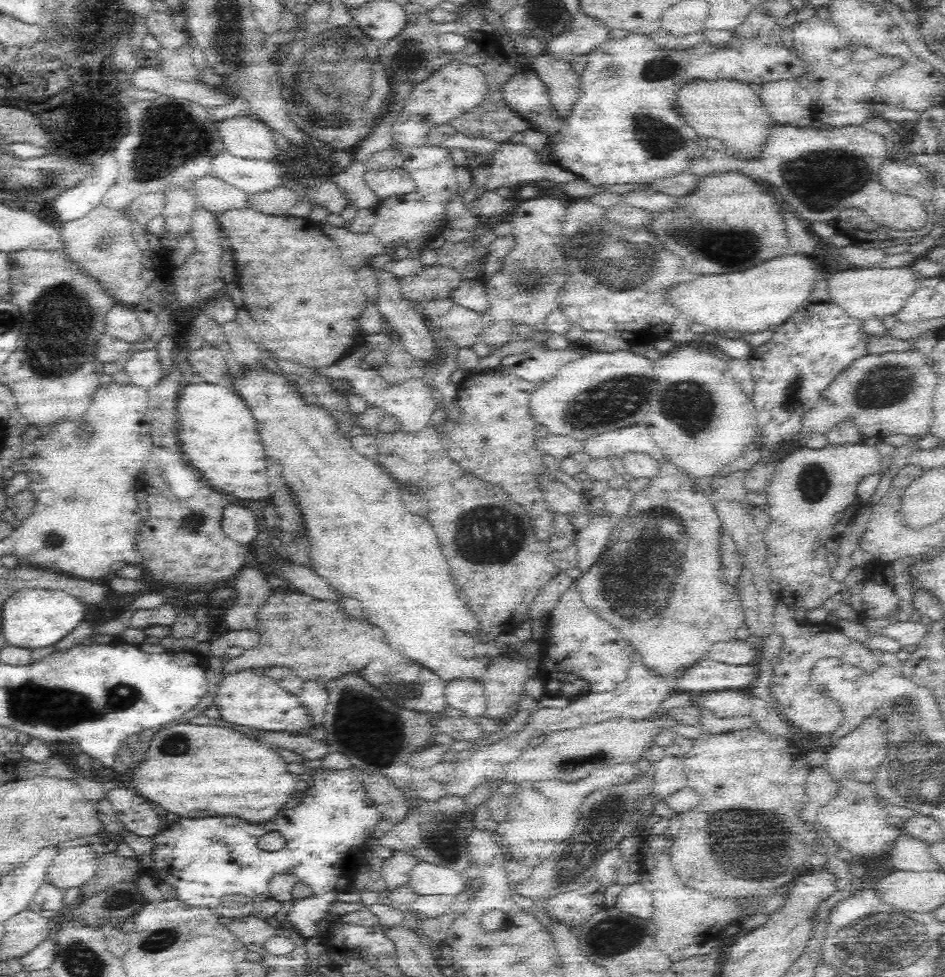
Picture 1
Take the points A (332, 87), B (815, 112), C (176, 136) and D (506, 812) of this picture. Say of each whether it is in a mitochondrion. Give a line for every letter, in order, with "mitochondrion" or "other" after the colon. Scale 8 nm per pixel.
A: mitochondrion
B: other
C: mitochondrion
D: other

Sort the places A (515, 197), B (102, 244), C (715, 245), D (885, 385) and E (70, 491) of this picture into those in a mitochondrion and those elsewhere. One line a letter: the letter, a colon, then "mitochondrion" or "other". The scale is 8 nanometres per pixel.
A: other
B: mitochondrion
C: mitochondrion
D: mitochondrion
E: other

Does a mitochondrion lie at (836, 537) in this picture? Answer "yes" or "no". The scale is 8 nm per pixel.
no

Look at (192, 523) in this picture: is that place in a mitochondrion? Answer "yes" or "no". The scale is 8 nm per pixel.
yes

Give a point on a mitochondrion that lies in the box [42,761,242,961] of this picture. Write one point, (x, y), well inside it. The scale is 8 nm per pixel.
(160, 940)

